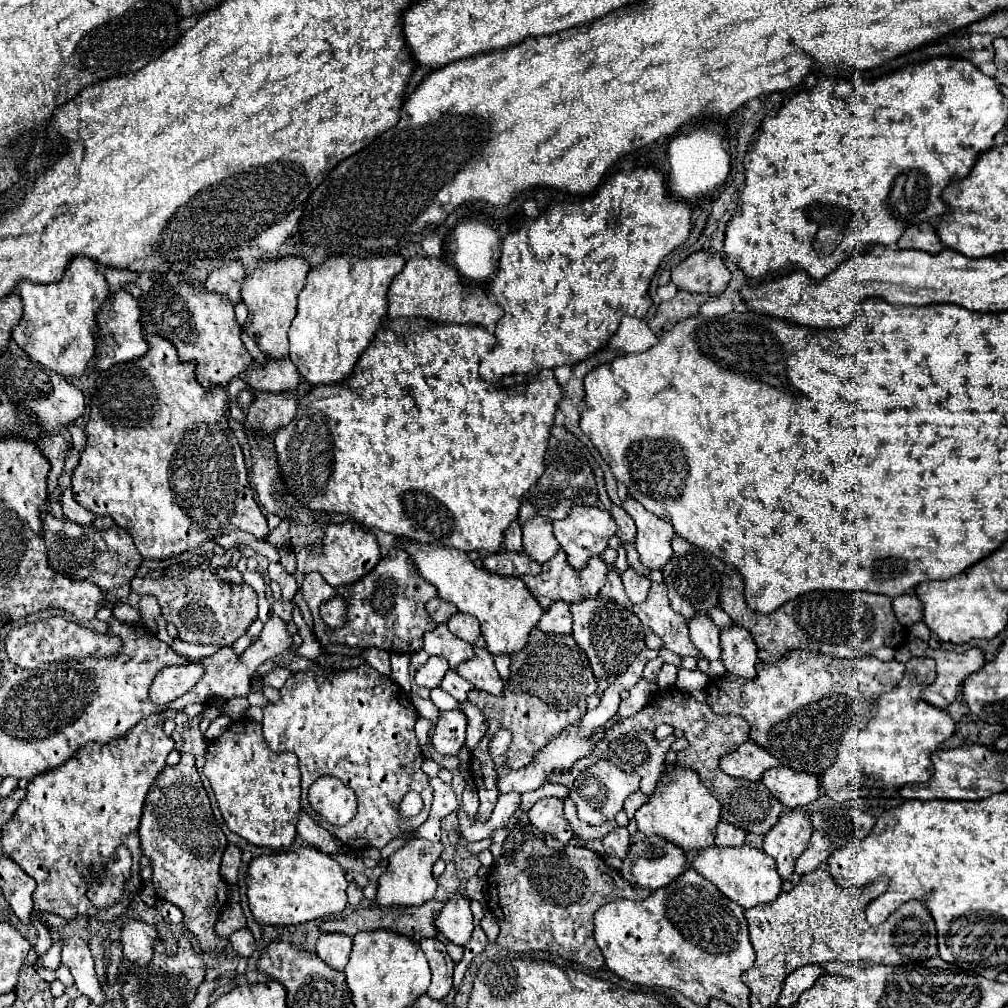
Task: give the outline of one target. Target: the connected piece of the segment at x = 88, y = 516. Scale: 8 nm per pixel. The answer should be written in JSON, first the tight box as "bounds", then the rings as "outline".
{"bounds":[60,489,94,525],"outline":[[[66,489],[62,495],[60,495],[60,505],[62,505],[62,511],[64,515],[74,521],[74,523],[80,523],[80,525],[90,525],[94,521],[94,513],[80,507],[74,497],[72,497],[72,489]]]}

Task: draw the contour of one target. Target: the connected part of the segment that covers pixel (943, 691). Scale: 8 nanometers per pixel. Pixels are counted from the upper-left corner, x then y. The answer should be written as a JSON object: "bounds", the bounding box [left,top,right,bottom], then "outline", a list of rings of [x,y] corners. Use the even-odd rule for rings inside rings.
{"bounds":[906,635,986,709],"outline":[[[908,635],[906,645],[914,657],[932,657],[936,661],[936,681],[920,693],[920,699],[940,709],[946,709],[960,693],[962,681],[970,673],[982,669],[986,663],[980,649],[968,649],[966,653],[930,649],[922,639],[914,635]]]}

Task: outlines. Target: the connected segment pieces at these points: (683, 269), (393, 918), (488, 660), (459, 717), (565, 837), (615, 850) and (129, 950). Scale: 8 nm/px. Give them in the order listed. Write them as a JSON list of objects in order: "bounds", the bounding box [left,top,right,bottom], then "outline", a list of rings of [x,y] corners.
[{"bounds":[672,251,730,297],"outline":[[[696,251],[686,261],[672,269],[672,283],[690,293],[708,293],[712,297],[720,295],[730,281],[730,271],[726,269],[722,257],[714,251]]]},{"bounds":[320,901,444,937],"outline":[[[426,901],[422,905],[414,905],[414,907],[380,907],[380,905],[370,905],[370,907],[362,907],[354,913],[350,913],[348,917],[340,917],[340,919],[328,919],[320,925],[320,931],[322,933],[344,933],[344,935],[350,935],[354,937],[358,931],[372,931],[372,929],[392,929],[392,931],[398,931],[402,935],[408,935],[408,937],[414,937],[416,933],[422,935],[422,937],[434,937],[438,933],[436,925],[434,925],[434,919],[436,915],[440,913],[440,907],[444,903],[440,901]]]},{"bounds":[458,647,504,695],"outline":[[[474,647],[474,653],[474,659],[458,665],[458,673],[474,683],[474,687],[488,691],[490,695],[500,695],[500,691],[504,689],[504,681],[494,667],[492,655],[488,655],[488,651],[482,647]]]},{"bounds":[432,709,466,755],"outline":[[[458,709],[440,711],[440,719],[434,727],[432,745],[440,755],[458,755],[466,739],[466,715]]]},{"bounds":[528,797,572,843],"outline":[[[544,797],[540,799],[528,813],[530,823],[544,831],[546,835],[556,837],[560,843],[568,843],[572,839],[572,827],[564,819],[562,813],[562,801],[556,797]]]},{"bounds":[602,825,630,859],"outline":[[[618,825],[614,831],[610,831],[606,837],[602,837],[602,845],[608,857],[620,857],[624,859],[626,851],[628,851],[628,843],[630,843],[630,833],[626,829],[626,825]]]},{"bounds":[120,919,158,967],"outline":[[[126,919],[120,931],[124,957],[140,967],[148,965],[152,959],[152,943],[158,939],[156,929],[140,919]]]}]

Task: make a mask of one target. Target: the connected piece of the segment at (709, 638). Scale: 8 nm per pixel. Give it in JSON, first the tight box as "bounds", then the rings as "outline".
{"bounds":[688,615,720,661],"outline":[[[696,615],[694,619],[690,619],[688,629],[692,643],[708,661],[720,657],[720,629],[708,615]]]}

